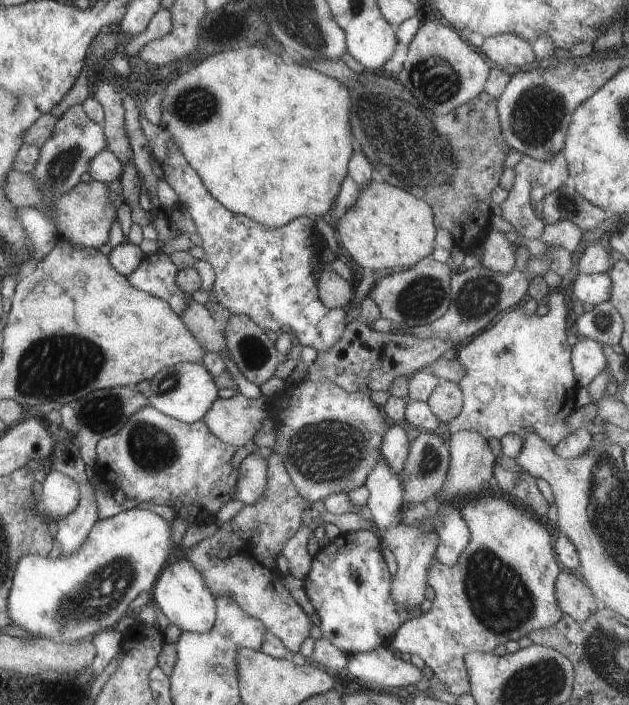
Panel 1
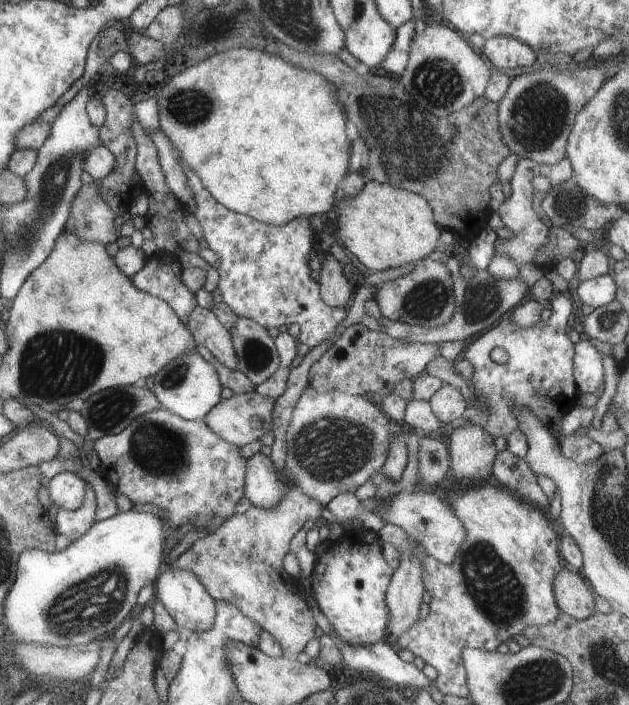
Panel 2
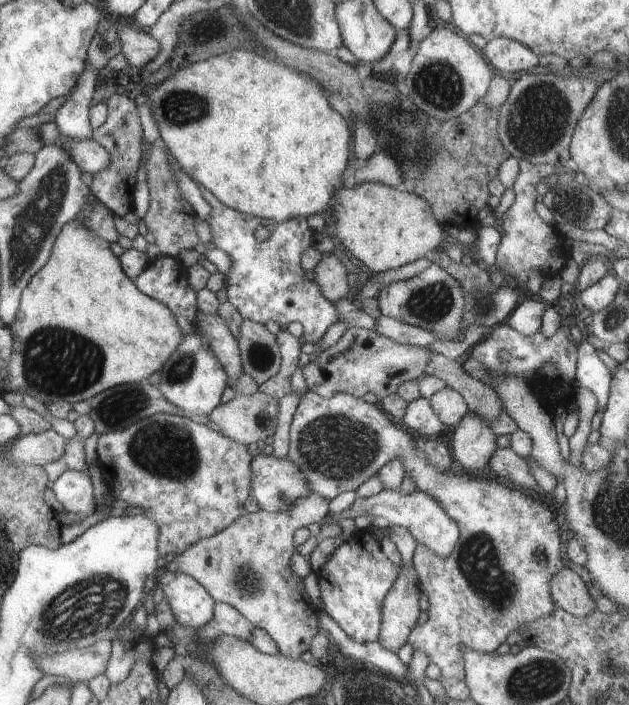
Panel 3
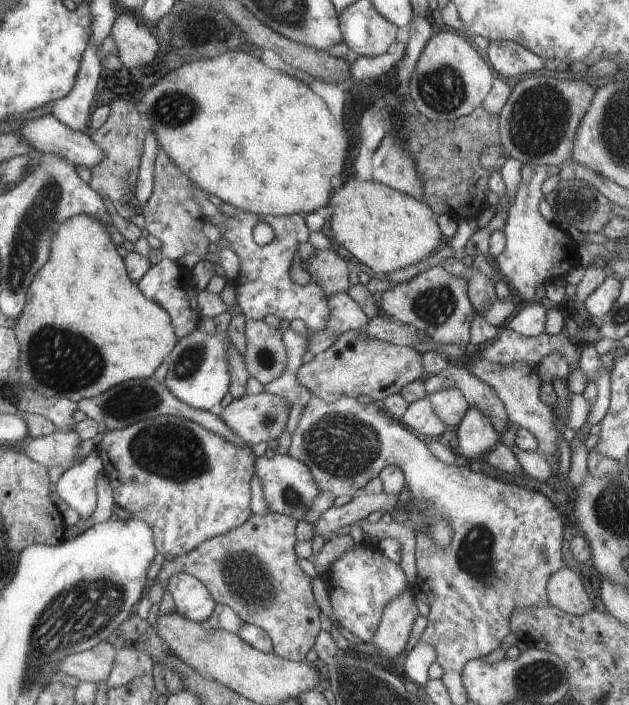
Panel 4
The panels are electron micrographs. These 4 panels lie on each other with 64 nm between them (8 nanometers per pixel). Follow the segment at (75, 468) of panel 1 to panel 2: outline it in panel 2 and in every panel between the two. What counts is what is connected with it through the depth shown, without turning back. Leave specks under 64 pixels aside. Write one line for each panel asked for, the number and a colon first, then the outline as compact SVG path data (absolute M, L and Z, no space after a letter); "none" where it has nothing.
2: M83 484L83 506L79 506L79 510L75 512L65 512L59 510L55 514L55 528L61 536L65 536L69 540L69 544L73 544L75 540L79 540L79 536L83 536L95 522L95 494L91 490L91 486Z

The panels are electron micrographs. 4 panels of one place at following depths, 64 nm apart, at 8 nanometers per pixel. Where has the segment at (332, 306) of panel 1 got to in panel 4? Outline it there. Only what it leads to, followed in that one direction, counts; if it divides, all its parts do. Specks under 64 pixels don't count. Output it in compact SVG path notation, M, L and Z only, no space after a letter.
M315 250L307 262L303 268L325 298L349 290L349 266L333 250Z

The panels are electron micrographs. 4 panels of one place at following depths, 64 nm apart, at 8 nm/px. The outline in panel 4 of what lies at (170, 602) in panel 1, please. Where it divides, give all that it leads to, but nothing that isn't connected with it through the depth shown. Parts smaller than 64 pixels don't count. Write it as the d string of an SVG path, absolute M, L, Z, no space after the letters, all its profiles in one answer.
M171 574L163 588L169 590L175 612L191 622L205 624L217 610L211 592L207 592L207 588L189 574Z

